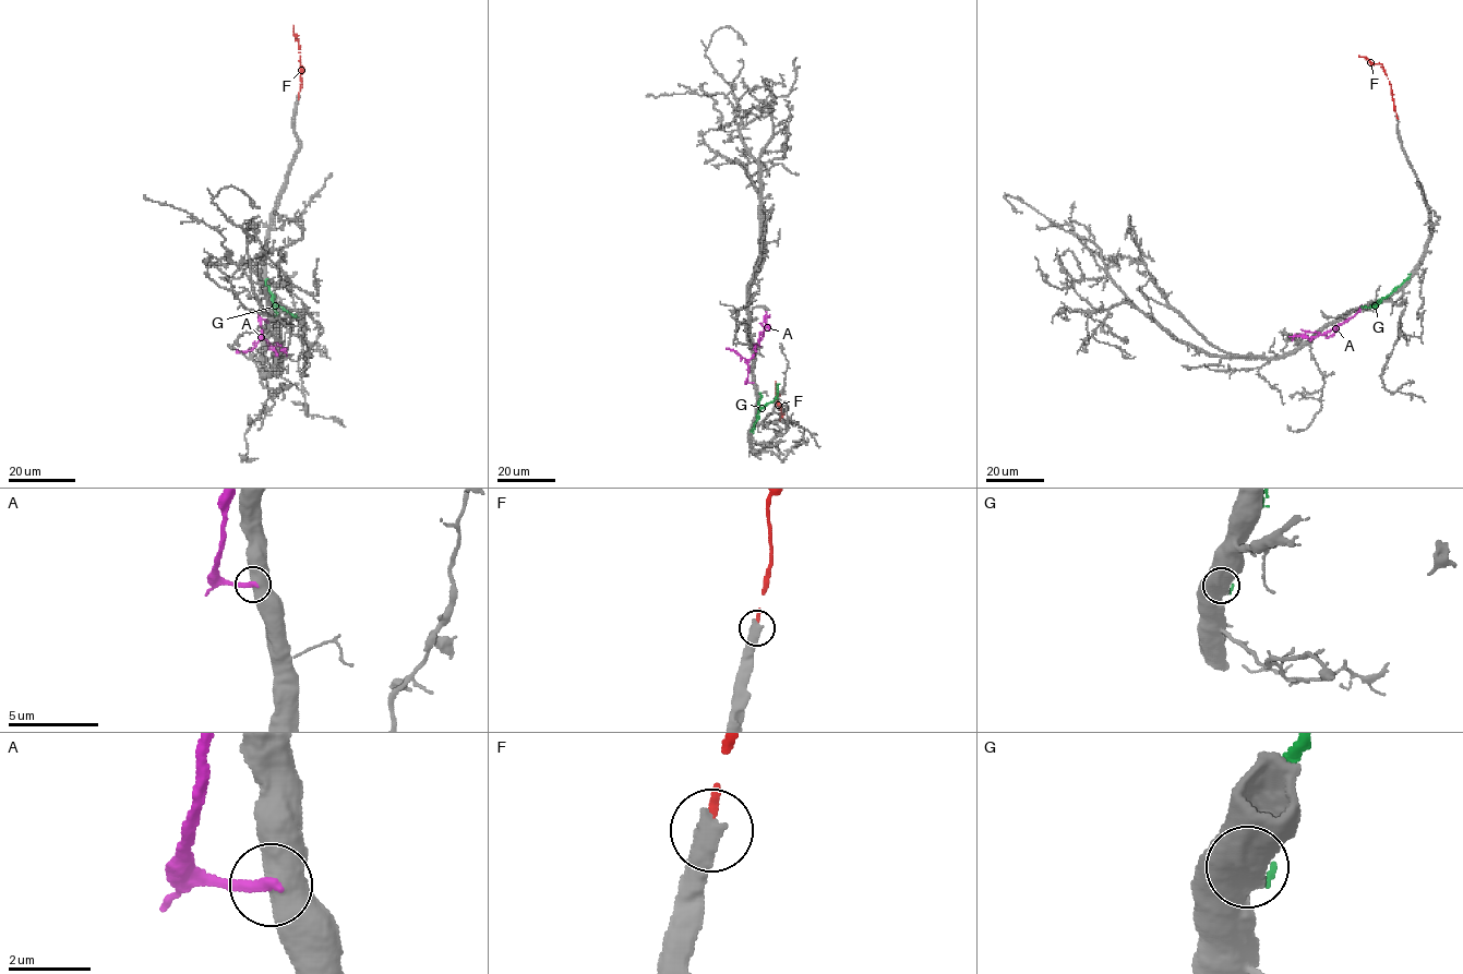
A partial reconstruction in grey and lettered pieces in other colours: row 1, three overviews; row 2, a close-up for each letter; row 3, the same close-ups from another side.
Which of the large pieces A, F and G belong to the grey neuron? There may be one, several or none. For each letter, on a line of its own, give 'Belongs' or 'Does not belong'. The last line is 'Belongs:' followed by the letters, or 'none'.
A: Does not belong
F: Does not belong
G: Does not belong
Belongs: none

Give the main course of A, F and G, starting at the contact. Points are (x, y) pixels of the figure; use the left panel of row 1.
A: (266, 321), (262, 319), (260, 322), (262, 337), (271, 347), (280, 346), (287, 356)
F: (299, 96), (301, 65), (294, 25)
G: (266, 284), (273, 302), (298, 317)

